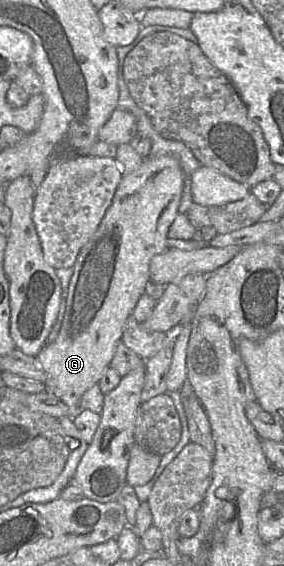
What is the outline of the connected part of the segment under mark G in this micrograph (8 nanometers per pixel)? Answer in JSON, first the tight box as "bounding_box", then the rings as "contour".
{"bounding_box":[36,156,183,407],"contour":[[[171,156],[146,157],[136,171],[122,175],[98,229],[81,249],[73,266],[59,334],[36,356],[47,376],[44,382],[46,391],[69,407],[78,407],[82,395],[99,382],[110,366],[125,324],[150,282],[150,262],[154,256],[167,250],[167,234],[178,215],[183,187],[183,171],[177,159]]]}

